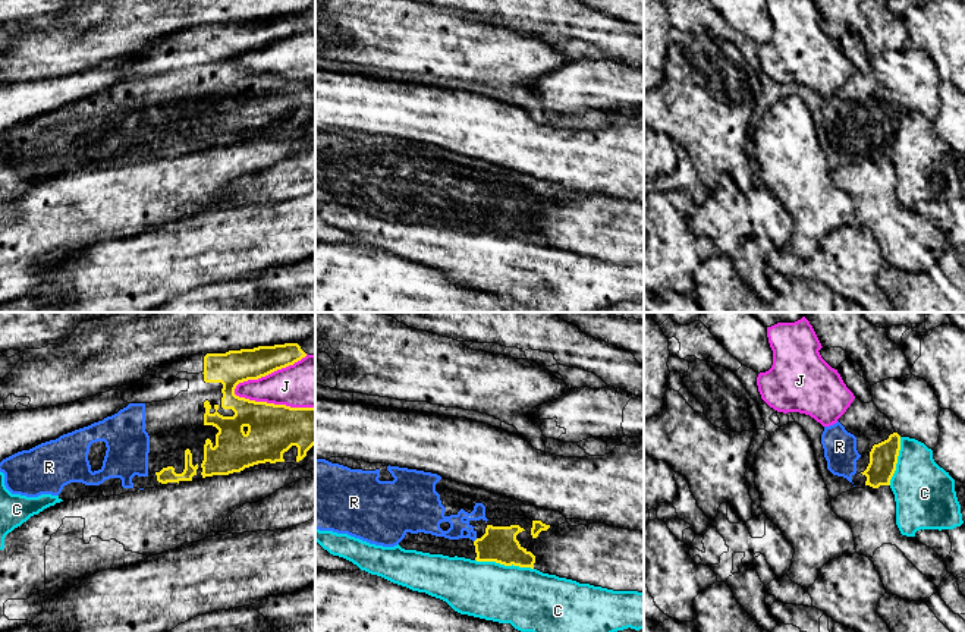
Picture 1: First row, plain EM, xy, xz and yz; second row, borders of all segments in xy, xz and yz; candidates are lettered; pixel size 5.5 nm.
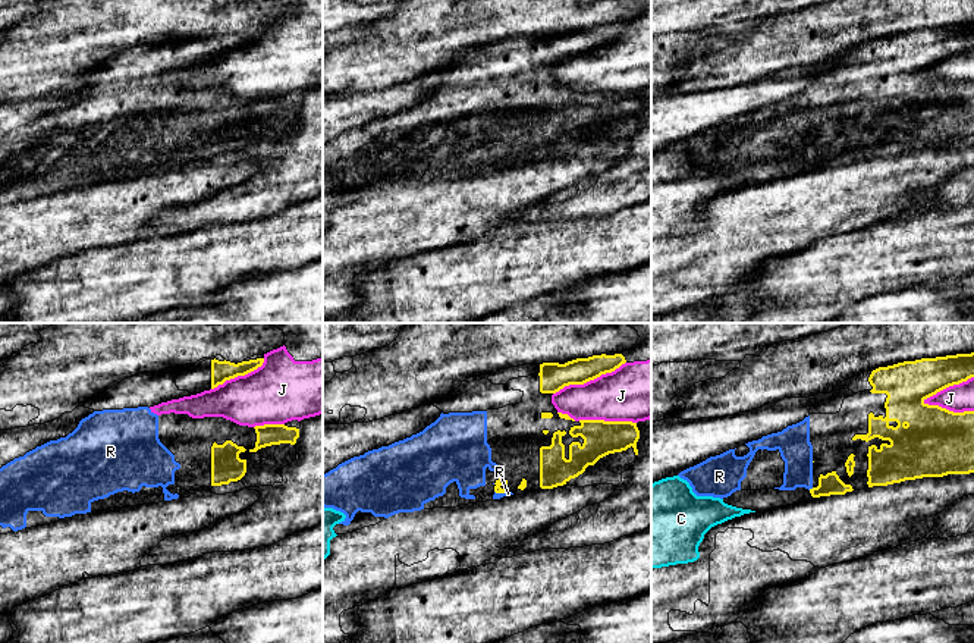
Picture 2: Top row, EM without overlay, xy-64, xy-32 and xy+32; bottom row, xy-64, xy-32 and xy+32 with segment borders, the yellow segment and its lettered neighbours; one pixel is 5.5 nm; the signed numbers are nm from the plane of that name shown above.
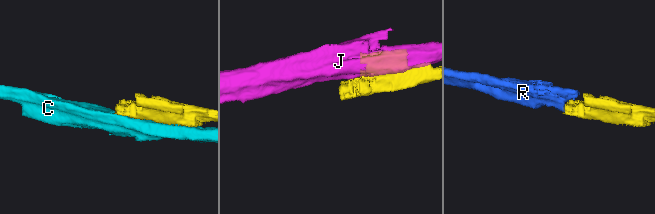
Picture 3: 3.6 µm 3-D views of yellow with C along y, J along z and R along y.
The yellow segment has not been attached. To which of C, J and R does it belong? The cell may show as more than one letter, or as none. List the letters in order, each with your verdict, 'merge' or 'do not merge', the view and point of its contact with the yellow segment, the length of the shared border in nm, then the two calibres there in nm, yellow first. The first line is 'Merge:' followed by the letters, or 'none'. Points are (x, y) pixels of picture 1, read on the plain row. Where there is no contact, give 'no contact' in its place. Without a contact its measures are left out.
Merge: R
C: do not merge; meets yellow in xz at (505, 236); contact 320 nm long; 200 nm thick on the yellow side, 340 nm on the other
J: do not merge; meets yellow in xy at (267, 46); contact 460 nm long; 190 nm thick on the yellow side, 280 nm on the other
R: merge; meets yellow in xz at (475, 211); contact 30 nm long; 200 nm thick on the yellow side, 90 nm on the other

